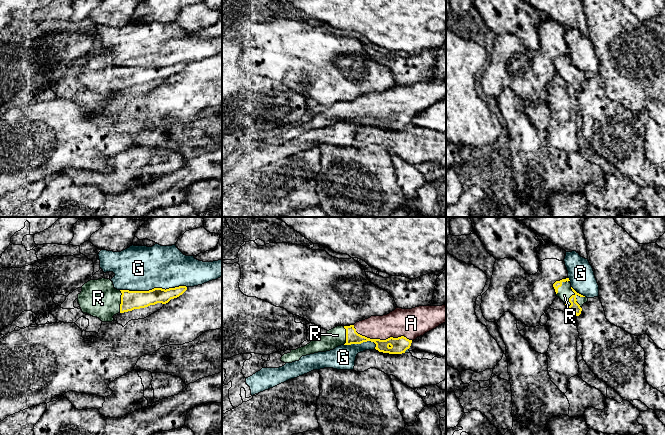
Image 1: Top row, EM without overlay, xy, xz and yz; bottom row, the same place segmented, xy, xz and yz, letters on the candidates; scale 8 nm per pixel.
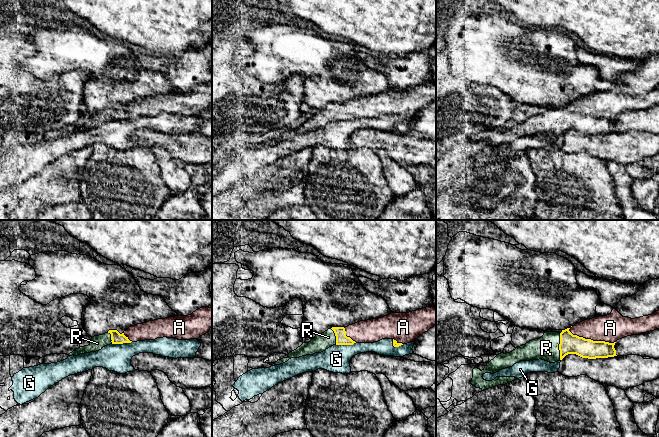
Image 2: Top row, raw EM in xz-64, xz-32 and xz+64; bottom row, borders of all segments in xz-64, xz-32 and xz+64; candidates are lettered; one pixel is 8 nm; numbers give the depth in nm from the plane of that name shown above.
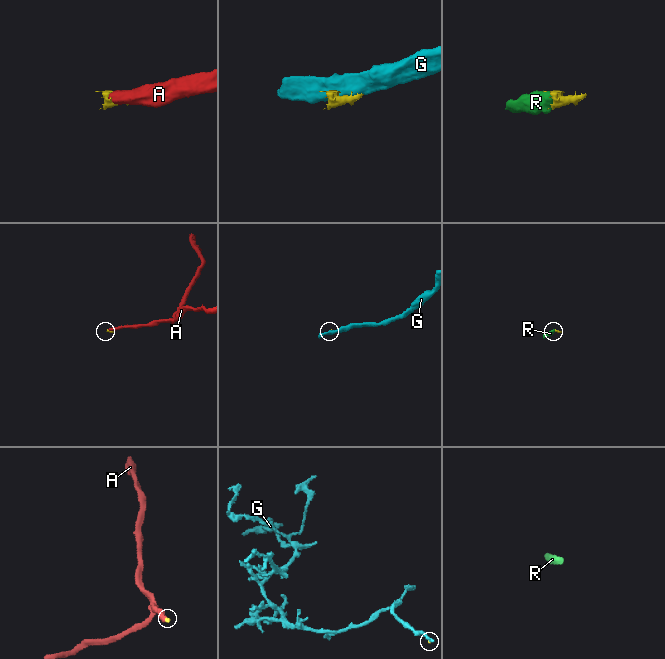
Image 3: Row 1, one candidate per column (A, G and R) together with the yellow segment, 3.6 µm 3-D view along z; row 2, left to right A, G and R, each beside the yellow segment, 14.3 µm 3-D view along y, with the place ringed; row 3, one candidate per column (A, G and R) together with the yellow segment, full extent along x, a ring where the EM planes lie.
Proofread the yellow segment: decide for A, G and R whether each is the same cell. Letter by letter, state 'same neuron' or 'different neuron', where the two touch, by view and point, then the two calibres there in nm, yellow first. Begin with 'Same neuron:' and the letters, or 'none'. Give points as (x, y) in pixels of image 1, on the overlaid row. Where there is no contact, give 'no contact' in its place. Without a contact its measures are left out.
Same neuron: A, R
A: same neuron; meets yellow in xz at (381, 340); 130 nm thick on the yellow side, 220 nm on the other
G: different neuron; meets yellow in xy at (154, 288); 160 nm thick on the yellow side, 360 nm on the other
R: same neuron; meets yellow in yz at (575, 298); 80 nm thick on the yellow side, 110 nm on the other

